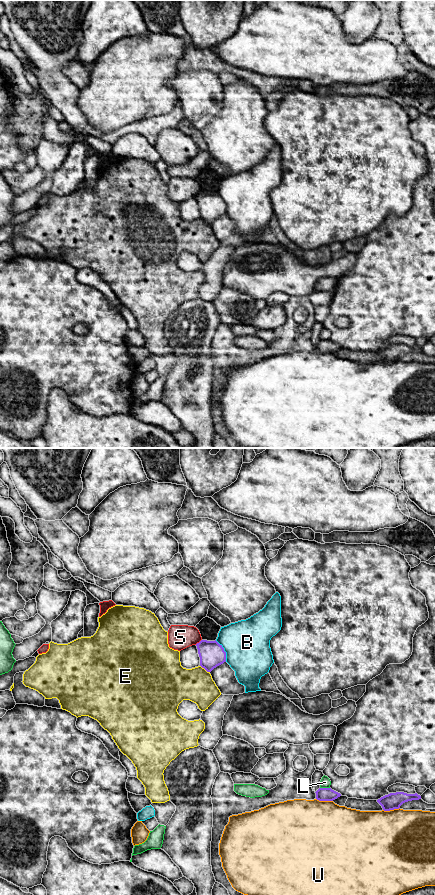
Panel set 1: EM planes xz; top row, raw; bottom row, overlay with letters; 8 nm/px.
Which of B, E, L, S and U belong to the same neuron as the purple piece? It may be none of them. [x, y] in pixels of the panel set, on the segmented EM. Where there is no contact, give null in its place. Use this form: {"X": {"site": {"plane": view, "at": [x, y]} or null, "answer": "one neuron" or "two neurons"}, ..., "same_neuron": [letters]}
{"B": {"site": {"plane": "xz", "at": [224, 651]}, "answer": "two neurons"}, "E": {"site": {"plane": "xz", "at": [205, 669]}, "answer": "two neurons"}, "L": {"site": {"plane": "xz", "at": [325, 788]}, "answer": "two neurons"}, "S": {"site": {"plane": "xz", "at": [199, 642]}, "answer": "two neurons"}, "U": {"site": {"plane": "xz", "at": [324, 800]}, "answer": "two neurons"}, "same_neuron": []}

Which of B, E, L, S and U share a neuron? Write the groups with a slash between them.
B / E / L / S / U

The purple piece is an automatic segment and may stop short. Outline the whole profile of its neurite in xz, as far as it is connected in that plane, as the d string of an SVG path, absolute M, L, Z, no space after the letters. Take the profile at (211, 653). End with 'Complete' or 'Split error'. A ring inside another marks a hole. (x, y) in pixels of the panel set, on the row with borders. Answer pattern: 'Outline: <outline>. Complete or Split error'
Outline: M201 640L196 644L200 657L200 666L211 672L217 666L226 662L226 652L216 640Z. Complete

